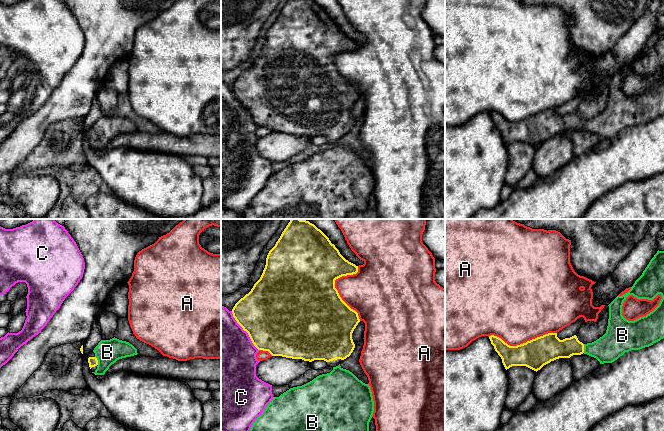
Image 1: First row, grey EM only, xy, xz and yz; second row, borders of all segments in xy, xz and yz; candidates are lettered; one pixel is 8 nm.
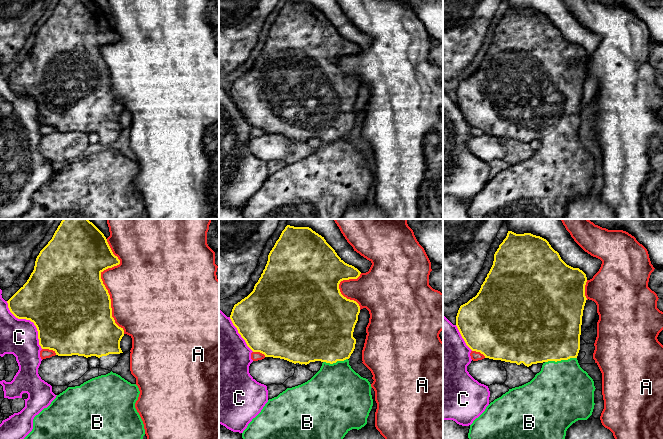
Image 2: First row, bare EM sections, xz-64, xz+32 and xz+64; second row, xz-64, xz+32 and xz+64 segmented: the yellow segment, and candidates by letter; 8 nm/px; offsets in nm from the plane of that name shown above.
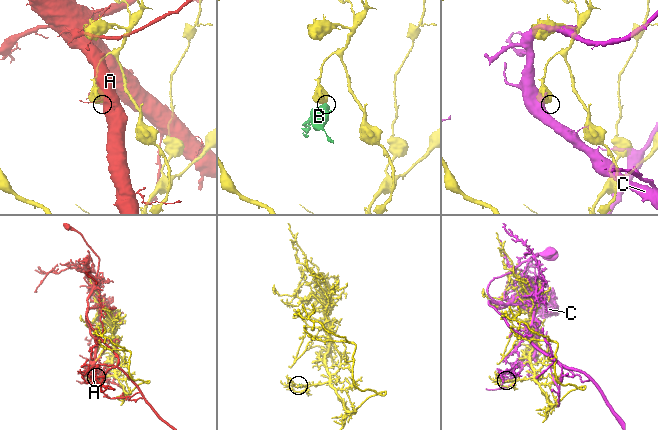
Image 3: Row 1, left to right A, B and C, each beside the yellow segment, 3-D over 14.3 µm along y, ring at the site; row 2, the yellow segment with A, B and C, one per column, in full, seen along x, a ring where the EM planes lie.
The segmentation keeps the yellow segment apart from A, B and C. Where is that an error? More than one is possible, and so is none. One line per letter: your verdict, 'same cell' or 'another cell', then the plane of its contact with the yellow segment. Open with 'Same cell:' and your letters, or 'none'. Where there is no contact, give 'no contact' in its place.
Same cell: B
A: another cell; meets yellow in xz
B: same cell; meets yellow in yz
C: another cell; meets yellow in xz

